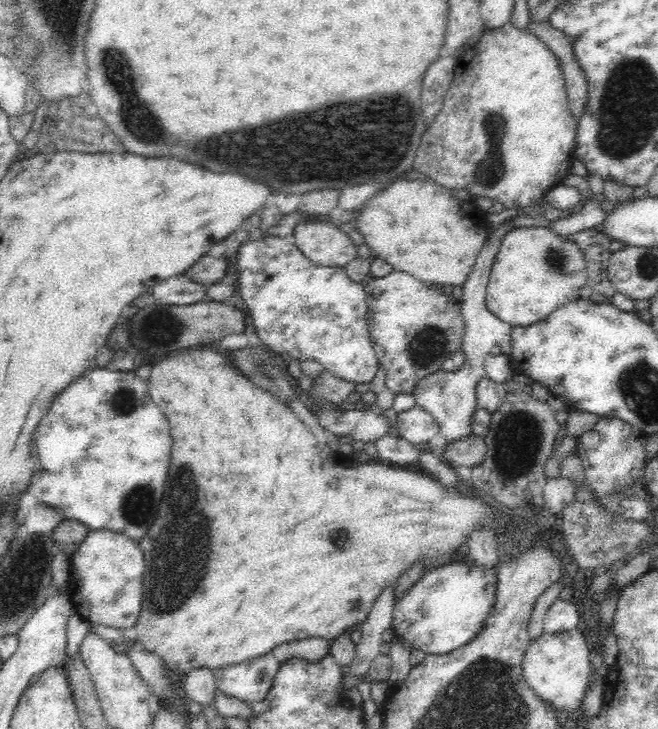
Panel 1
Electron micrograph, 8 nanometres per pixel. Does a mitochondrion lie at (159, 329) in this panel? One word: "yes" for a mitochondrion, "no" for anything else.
yes

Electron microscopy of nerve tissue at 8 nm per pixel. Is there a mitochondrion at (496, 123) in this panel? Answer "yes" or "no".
yes

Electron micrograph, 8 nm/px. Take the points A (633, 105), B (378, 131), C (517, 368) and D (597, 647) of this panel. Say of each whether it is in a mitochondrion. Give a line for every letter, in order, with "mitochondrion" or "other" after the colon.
A: mitochondrion
B: mitochondrion
C: other
D: other

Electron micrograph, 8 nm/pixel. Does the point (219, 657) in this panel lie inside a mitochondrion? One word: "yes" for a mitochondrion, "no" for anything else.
no

